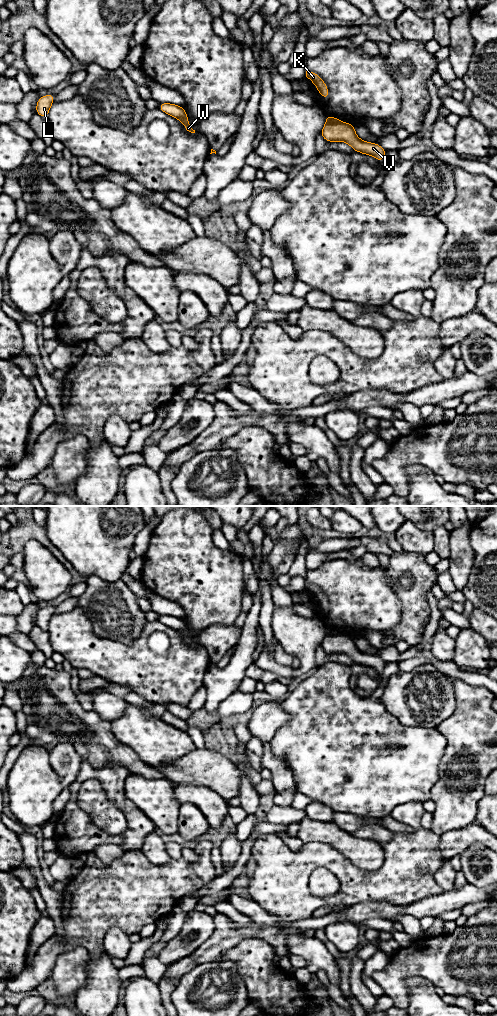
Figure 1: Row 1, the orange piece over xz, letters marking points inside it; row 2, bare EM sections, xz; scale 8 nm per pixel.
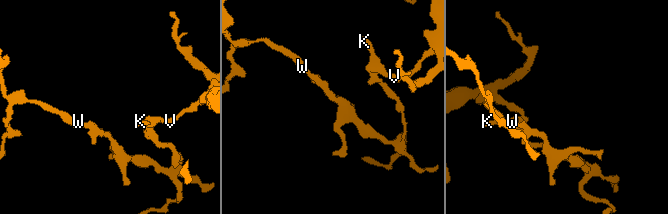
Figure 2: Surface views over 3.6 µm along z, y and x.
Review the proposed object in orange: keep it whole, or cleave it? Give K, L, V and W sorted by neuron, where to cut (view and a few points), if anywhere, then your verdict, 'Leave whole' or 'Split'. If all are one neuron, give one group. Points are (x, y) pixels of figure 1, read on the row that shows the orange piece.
Groups: K L W / V. Split along xz (340, 121), (326, 123). Split

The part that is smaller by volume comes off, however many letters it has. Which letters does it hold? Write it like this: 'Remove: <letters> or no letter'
Remove: K, L, W

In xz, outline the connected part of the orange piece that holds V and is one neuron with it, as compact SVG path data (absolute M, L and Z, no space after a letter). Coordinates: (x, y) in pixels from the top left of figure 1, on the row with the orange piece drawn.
M326 123L320 134L327 142L346 142L354 149L354 151L366 155L372 155L381 163L387 153L387 150L383 149L379 144L370 143L359 139L355 133L354 125L350 123Z

